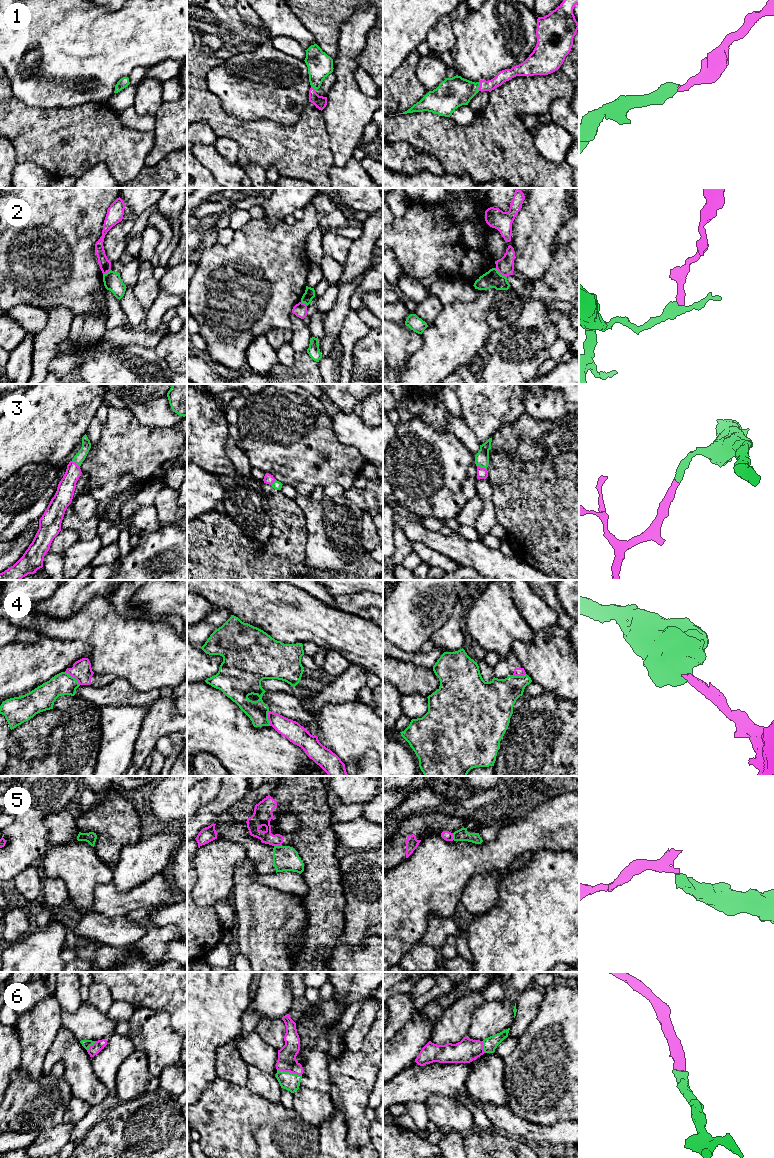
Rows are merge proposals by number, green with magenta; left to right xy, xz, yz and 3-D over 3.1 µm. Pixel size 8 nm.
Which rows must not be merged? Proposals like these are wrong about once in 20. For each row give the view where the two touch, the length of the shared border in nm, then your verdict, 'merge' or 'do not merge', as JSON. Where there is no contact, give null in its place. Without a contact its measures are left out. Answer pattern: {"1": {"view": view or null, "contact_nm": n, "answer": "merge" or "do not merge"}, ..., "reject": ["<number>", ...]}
{"1": {"view": "yz", "contact_nm": 80, "answer": "merge"}, "2": {"view": "yz", "contact_nm": 120, "answer": "do not merge"}, "3": {"view": "yz", "contact_nm": 90, "answer": "merge"}, "4": {"view": "xy", "contact_nm": 170, "answer": "do not merge"}, "5": {"view": "xz", "contact_nm": 60, "answer": "do not merge"}, "6": {"view": "xz", "contact_nm": 200, "answer": "merge"}, "reject": ["2", "4", "5"]}

